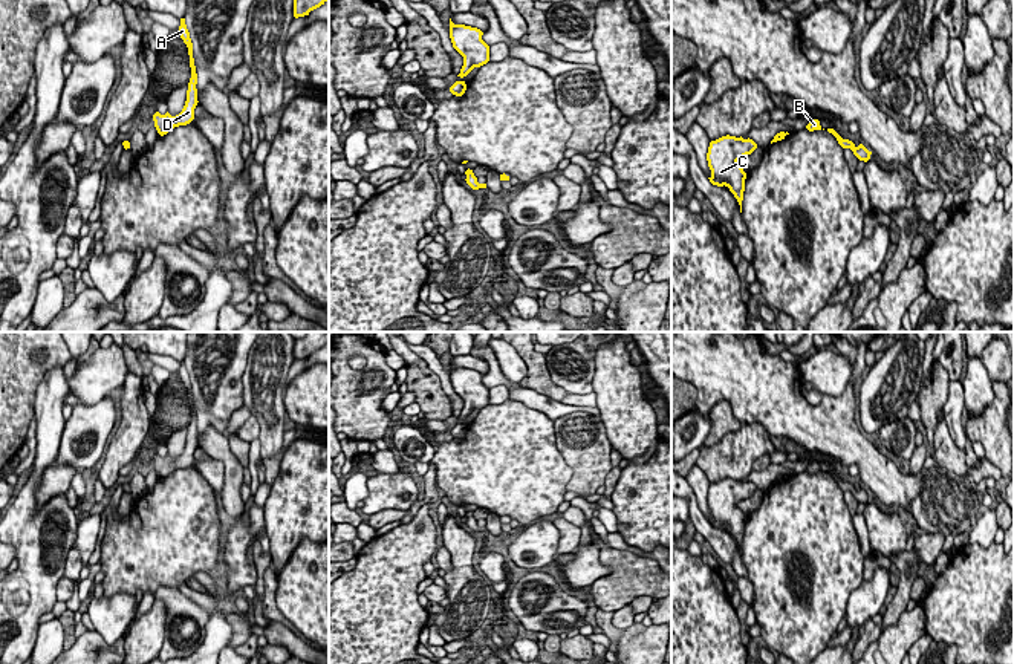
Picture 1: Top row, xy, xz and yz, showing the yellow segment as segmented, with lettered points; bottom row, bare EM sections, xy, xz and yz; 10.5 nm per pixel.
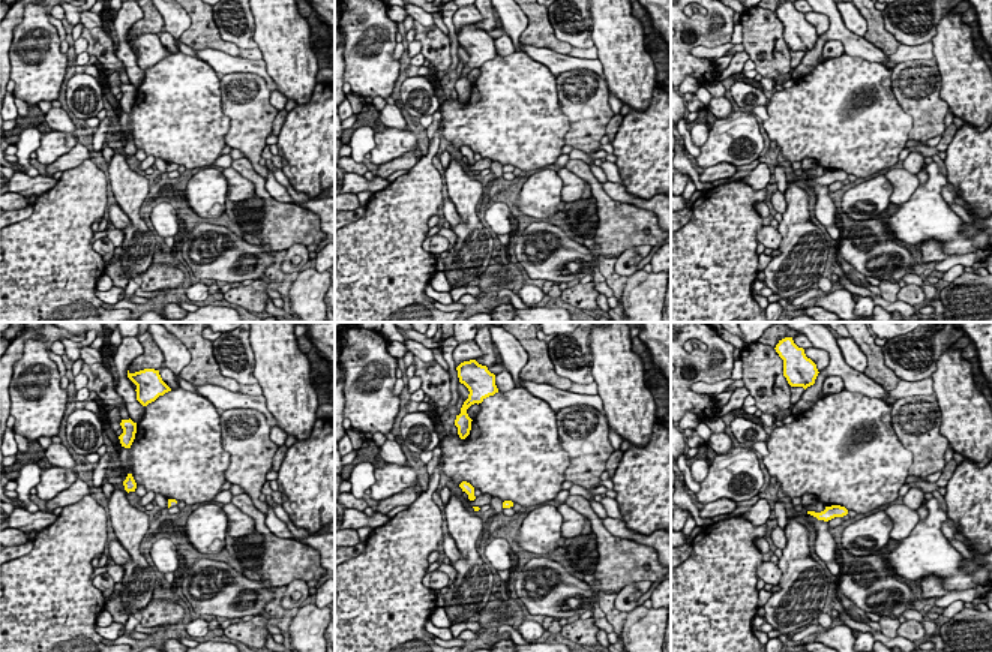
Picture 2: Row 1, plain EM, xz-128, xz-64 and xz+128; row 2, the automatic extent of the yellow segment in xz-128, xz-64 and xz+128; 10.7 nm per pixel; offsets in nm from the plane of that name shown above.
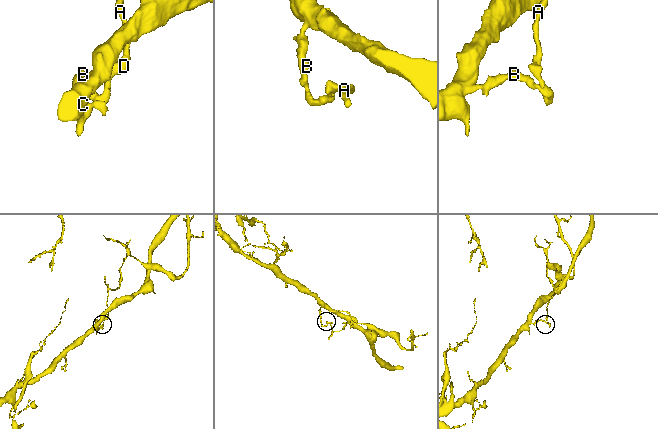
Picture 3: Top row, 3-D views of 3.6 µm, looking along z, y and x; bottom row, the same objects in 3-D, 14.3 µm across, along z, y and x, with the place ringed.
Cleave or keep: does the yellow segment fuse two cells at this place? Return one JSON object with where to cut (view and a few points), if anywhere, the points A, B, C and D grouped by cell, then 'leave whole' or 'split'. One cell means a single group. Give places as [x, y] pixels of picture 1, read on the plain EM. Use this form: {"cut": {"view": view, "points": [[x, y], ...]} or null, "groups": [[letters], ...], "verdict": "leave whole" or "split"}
{"cut": {"view": "xz", "points": [[471, 513], [467, 514]]}, "groups": [["A", "D"], ["B", "C"]], "verdict": "split"}

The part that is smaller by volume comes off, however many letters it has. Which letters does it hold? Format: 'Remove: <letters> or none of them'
Remove: A, D

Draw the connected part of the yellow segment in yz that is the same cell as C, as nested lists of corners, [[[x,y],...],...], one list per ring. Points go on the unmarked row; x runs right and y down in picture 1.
[[[726,477],[716,483],[711,483],[708,490],[708,496],[707,496],[708,509],[711,513],[711,519],[708,520],[710,525],[717,529],[723,529],[723,528],[728,529],[740,548],[740,555],[742,555],[746,516],[737,506],[737,503],[746,497],[751,497],[756,491],[757,491],[757,487],[749,480],[743,482],[742,479],[736,480],[736,479]]]

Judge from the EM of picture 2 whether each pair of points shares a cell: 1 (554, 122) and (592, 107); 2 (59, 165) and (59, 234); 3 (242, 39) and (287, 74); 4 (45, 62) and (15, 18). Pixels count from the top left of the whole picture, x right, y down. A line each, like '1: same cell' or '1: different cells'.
1: different cells
2: different cells
3: different cells
4: different cells

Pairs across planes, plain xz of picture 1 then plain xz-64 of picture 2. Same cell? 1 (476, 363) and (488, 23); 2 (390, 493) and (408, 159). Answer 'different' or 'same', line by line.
1: different
2: different

